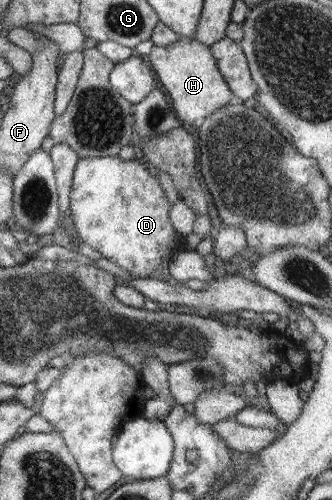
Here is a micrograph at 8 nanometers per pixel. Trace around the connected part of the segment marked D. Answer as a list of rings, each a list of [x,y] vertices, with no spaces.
[[[117,155],[100,158],[79,158],[74,167],[69,192],[70,222],[74,224],[77,236],[98,251],[102,258],[124,268],[137,278],[154,277],[154,271],[161,268],[162,259],[176,257],[178,251],[187,250],[184,235],[181,235],[168,220],[171,205],[155,178],[150,175],[143,163],[132,159],[122,161]]]

